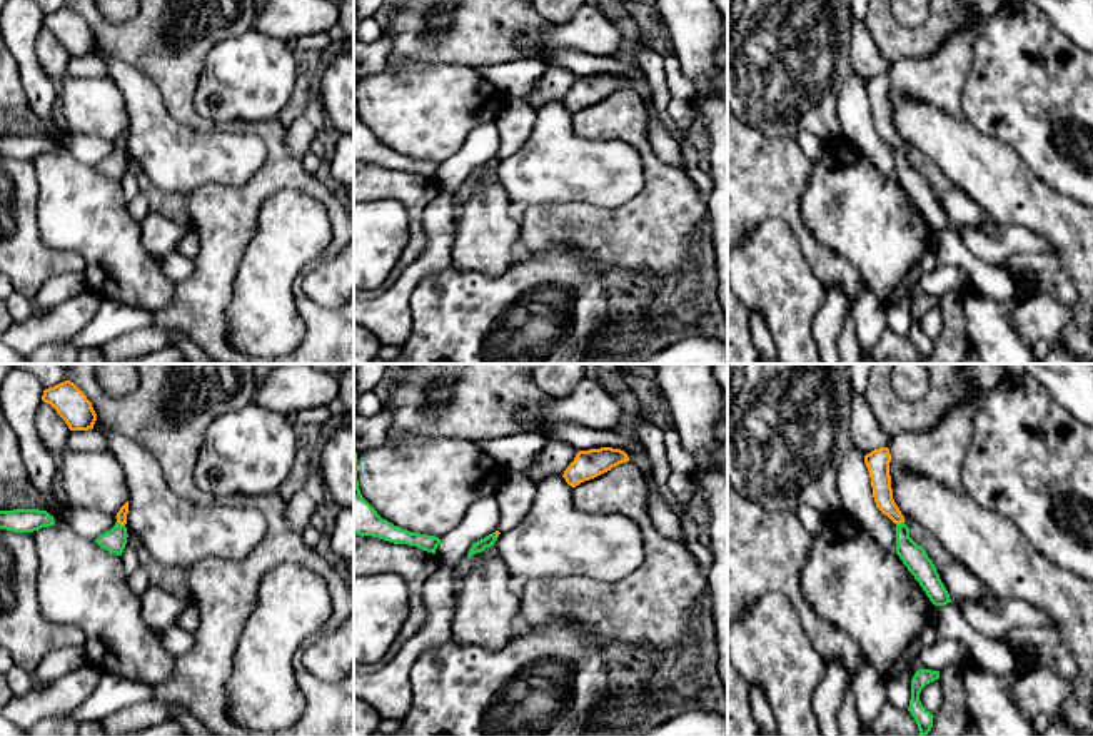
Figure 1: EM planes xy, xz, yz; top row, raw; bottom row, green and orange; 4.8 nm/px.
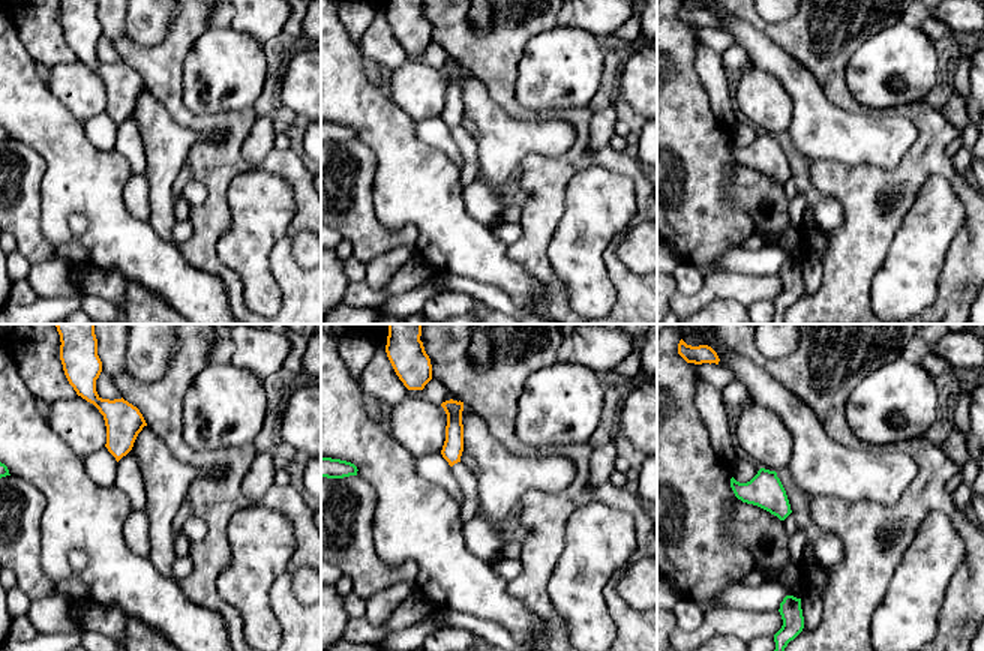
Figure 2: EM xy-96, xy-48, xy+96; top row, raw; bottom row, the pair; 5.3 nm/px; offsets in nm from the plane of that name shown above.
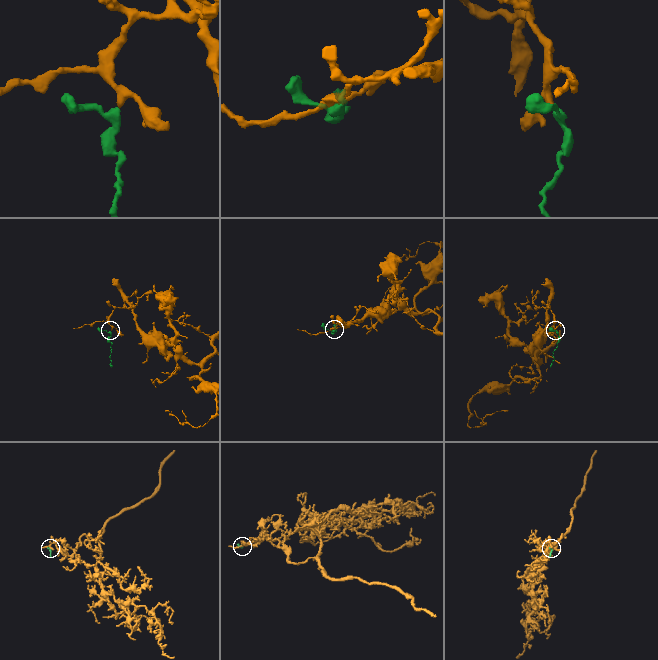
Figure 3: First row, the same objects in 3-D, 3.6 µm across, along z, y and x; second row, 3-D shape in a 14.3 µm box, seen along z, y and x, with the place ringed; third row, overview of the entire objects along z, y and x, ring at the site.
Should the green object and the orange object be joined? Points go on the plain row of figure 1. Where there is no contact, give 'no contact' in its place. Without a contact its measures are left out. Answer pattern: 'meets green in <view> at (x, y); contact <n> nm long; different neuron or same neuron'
meets green in xy at (120, 151); contact 50 nm long; same neuron

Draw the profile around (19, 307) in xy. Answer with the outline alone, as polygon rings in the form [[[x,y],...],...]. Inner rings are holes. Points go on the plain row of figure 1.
[[[15,290],[5,302],[7,302],[7,309],[8,309],[8,314],[12,315],[13,322],[23,322],[33,312],[30,299],[23,297],[22,294],[18,294]]]

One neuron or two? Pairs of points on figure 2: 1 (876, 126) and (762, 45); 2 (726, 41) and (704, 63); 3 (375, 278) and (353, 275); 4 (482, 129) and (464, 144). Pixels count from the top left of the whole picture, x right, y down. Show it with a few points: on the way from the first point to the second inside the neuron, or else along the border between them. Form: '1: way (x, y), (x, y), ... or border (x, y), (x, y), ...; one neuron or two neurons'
1: way (848, 126), (840, 126), (791, 74); one neuron
2: border (695, 29), (699, 39), (720, 56); two neurons
3: border (366, 264), (366, 276), (363, 279); two neurons
4: border (461, 125), (474, 143), (480, 171); two neurons

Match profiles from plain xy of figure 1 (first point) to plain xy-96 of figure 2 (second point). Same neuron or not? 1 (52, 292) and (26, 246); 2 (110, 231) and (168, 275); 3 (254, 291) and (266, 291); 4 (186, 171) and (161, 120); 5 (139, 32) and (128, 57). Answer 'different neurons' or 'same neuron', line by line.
1: different neurons
2: same neuron
3: same neuron
4: same neuron
5: same neuron

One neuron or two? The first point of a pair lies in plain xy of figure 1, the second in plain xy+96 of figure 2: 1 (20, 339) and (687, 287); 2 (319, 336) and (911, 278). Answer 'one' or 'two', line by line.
1: two
2: two

